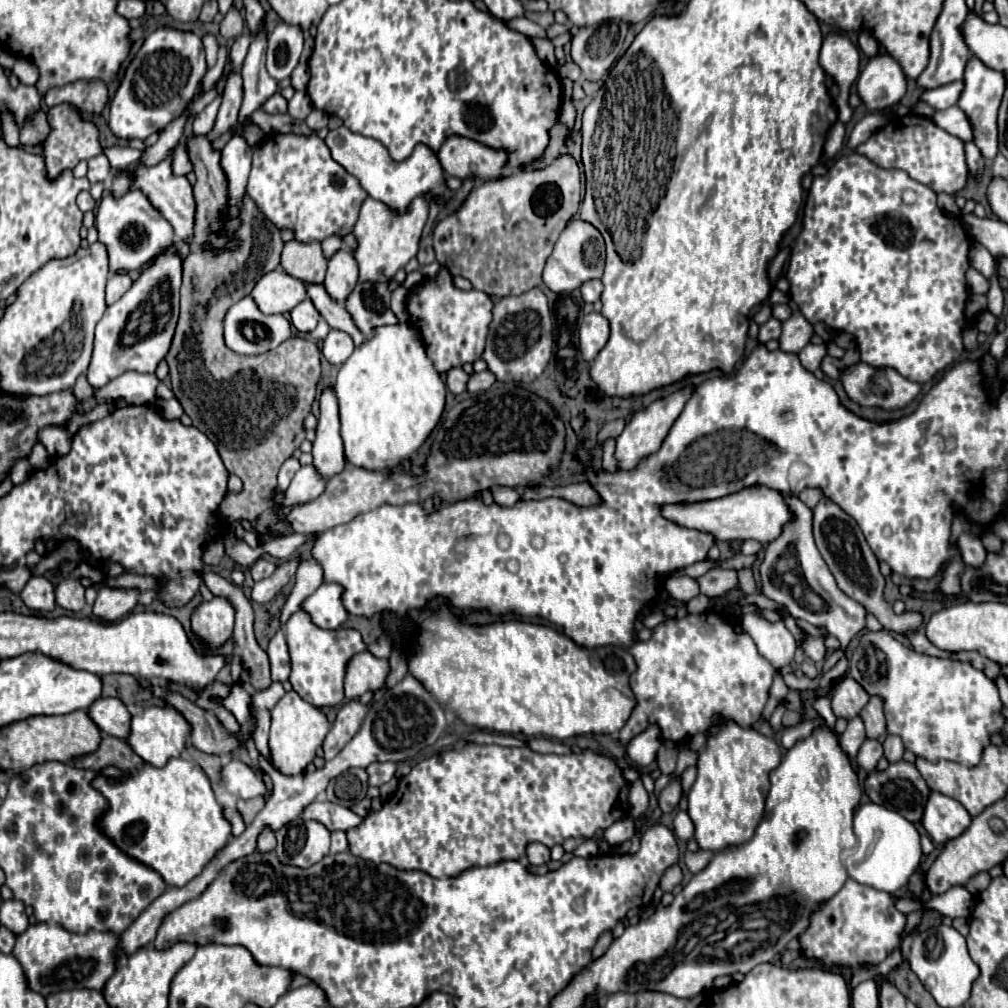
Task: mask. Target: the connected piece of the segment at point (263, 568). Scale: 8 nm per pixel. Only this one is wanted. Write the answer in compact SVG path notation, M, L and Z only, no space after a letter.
M257 559L255 565L251 567L251 575L253 575L255 581L261 581L261 579L265 579L265 577L271 577L271 575L275 573L275 569L277 569L275 563L265 561L265 559Z

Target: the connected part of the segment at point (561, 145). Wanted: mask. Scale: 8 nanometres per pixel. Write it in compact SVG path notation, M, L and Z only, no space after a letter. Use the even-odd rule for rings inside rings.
M557 121L551 129L549 129L549 145L545 147L545 153L525 165L521 165L521 169L529 169L529 171L537 171L537 169L545 169L547 165L551 165L555 159L563 157L569 153L569 147L567 147L567 139L569 139L571 131L561 123Z

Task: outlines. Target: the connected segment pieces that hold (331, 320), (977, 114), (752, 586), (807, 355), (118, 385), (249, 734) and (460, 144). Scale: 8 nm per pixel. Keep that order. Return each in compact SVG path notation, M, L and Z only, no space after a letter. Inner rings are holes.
M305 283L307 295L313 301L313 305L317 307L317 311L321 313L321 317L329 323L331 329L339 329L345 331L353 337L355 345L361 345L365 341L365 337L357 331L357 327L353 327L353 321L349 319L349 313L345 311L345 305L335 301L323 285L315 285L315 283Z
M971 57L967 63L967 69L965 69L963 83L965 83L965 87L959 97L959 107L965 111L965 115L971 121L971 127L975 133L975 137L973 137L975 145L981 149L983 157L993 159L997 153L997 109L999 109L1003 93L1005 93L1005 73L993 71L981 59Z
M741 569L741 571L739 571L739 579L741 579L741 591L743 591L745 595L761 593L761 589L759 589L759 585L757 585L751 569Z
M809 343L809 345L805 345L805 347L799 351L799 361L801 361L801 365L803 365L805 369L815 371L825 355L827 355L827 345L825 345L825 343L821 343L821 345Z
M127 371L105 387L95 389L97 399L125 399L129 405L155 405L155 389L159 379L155 373Z
M243 663L243 673L239 677L237 683L231 683L231 691L227 697L213 697L213 701L221 707L225 707L229 713L233 713L233 717L239 723L239 731L233 733L233 737L241 743L239 749L243 749L243 745L253 739L253 731L255 731L255 711L253 711L253 697L247 689L249 685L249 669Z
M455 135L443 143L441 151L437 153L437 159L443 171L453 177L493 181L503 177L503 167L507 167L509 153Z

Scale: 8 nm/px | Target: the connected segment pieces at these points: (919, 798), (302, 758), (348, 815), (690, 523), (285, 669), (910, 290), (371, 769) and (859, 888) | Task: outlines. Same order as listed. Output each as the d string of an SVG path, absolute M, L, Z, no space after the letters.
M895 761L885 771L877 771L877 769L871 771L863 783L863 789L873 803L893 809L913 823L917 823L921 819L925 803L927 803L927 795L929 795L929 787L923 781L921 773L917 771L917 767L913 763L907 763L907 761Z
M295 691L285 693L285 697L271 711L271 733L269 733L271 763L279 767L281 773L299 775L307 767L307 763L315 759L315 751L329 733L329 727L331 727L329 719L319 707L307 703Z
M313 801L305 811L303 819L315 819L327 827L327 831L349 831L363 823L363 817L355 815L349 807L341 807L329 801Z
M753 485L739 493L727 495L725 499L705 501L705 503L693 503L693 505L681 505L681 507L665 507L663 515L667 519L673 519L675 523L681 523L689 529L699 529L705 533L711 533L715 539L721 541L747 541L755 539L763 545L775 541L787 523L793 521L793 511L785 501L785 495L769 489L765 485Z
M283 631L275 633L275 637L269 641L269 649L271 649L271 679L283 683L291 675L291 657Z
M859 153L843 155L831 163L827 175L815 177L813 185L809 189L809 195L805 201L805 213L803 213L803 231L799 233L799 237L795 241L795 247L793 247L791 259L789 259L789 267L787 267L787 279L791 283L789 295L799 305L801 313L805 315L805 319L809 323L823 321L831 329L851 333L857 341L863 363L869 363L871 367L893 367L905 379L925 385L925 383L933 381L941 371L951 367L963 353L963 335L961 333L969 325L969 321L965 317L965 305L969 299L969 291L967 291L967 283L965 283L965 273L969 269L969 249L971 249L971 237L963 229L961 219L945 215L937 207L937 195L929 187L911 179L905 171L881 169Z
M371 763L367 767L367 773L369 773L369 785L381 787L383 783L387 783L395 777L397 763Z
M847 879L845 887L825 903L825 911L813 919L809 931L801 935L801 945L807 957L815 957L825 965L877 965L899 945L903 929L905 915L895 909L889 893Z

